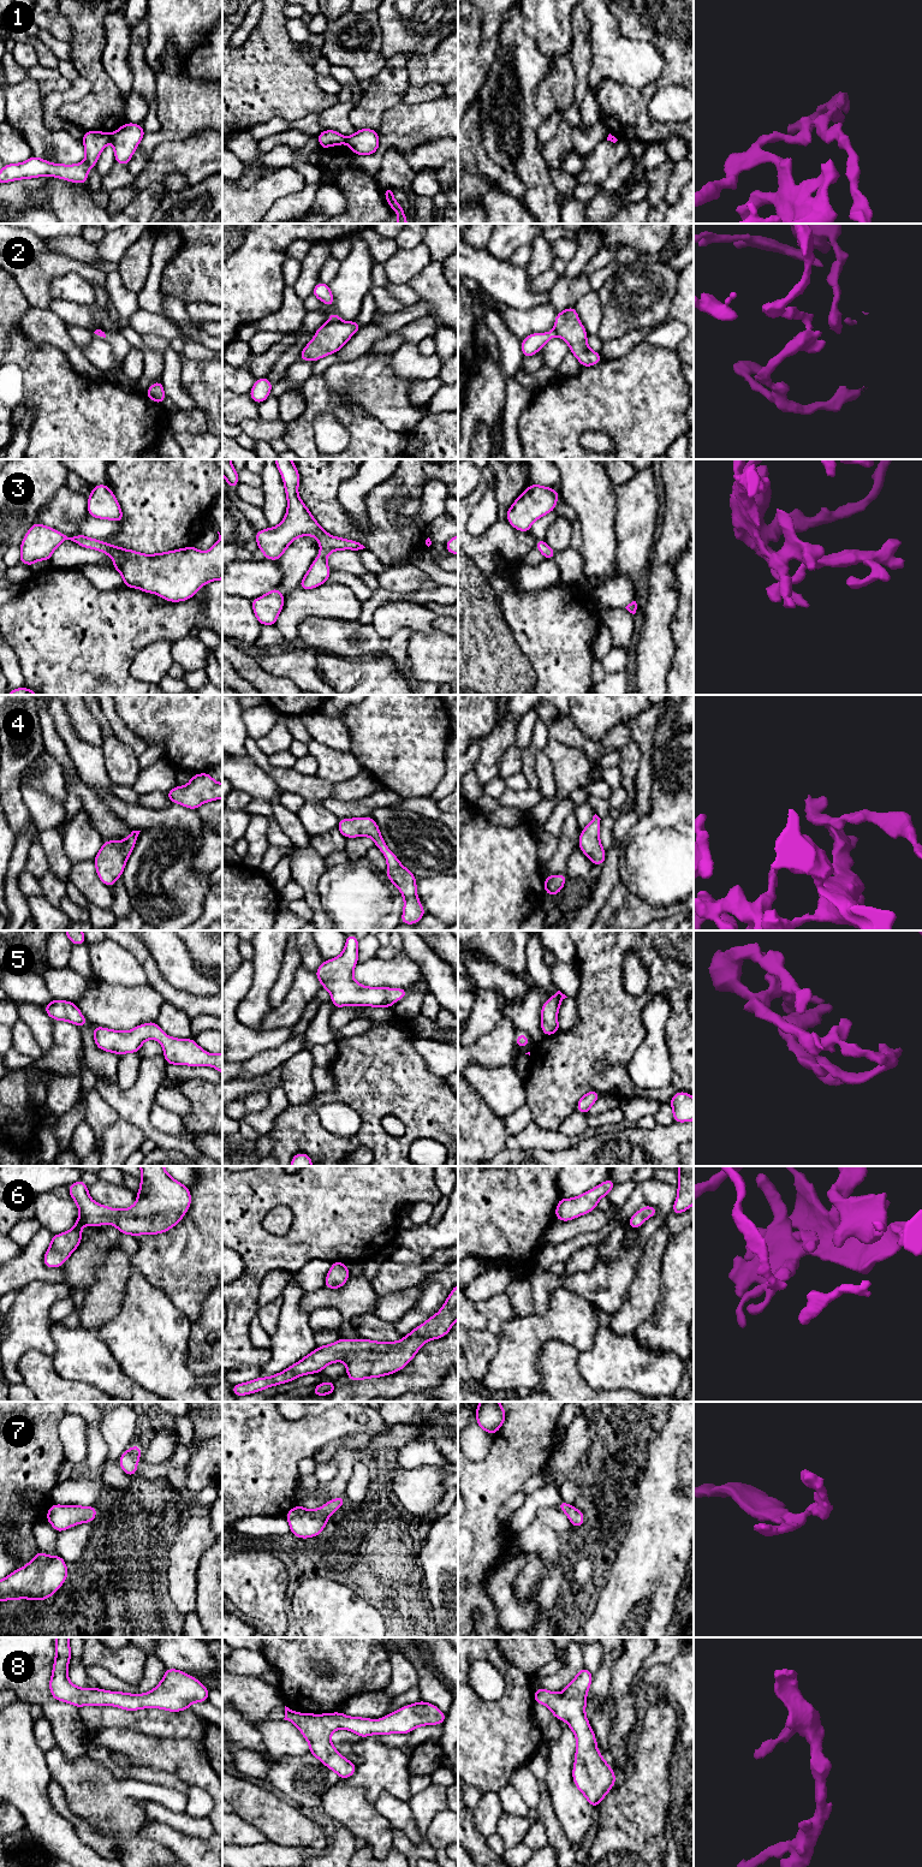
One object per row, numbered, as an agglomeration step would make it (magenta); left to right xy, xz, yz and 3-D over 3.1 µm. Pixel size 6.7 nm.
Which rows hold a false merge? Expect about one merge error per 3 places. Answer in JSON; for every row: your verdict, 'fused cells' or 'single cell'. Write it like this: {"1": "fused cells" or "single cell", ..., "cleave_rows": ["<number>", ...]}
{"1": "fused cells", "2": "fused cells", "3": "single cell", "4": "single cell", "5": "single cell", "6": "single cell", "7": "single cell", "8": "single cell", "cleave_rows": ["1", "2"]}

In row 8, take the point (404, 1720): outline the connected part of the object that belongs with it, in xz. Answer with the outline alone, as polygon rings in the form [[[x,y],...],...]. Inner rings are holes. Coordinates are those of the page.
[[[418,1701],[382,1717],[379,1720],[361,1717],[347,1717],[341,1712],[311,1714],[297,1713],[285,1706],[285,1720],[293,1723],[309,1742],[309,1753],[316,1756],[340,1778],[346,1779],[357,1770],[357,1765],[338,1753],[329,1737],[338,1729],[346,1729],[361,1738],[375,1735],[410,1734],[422,1725],[444,1724],[446,1713],[436,1706]]]

